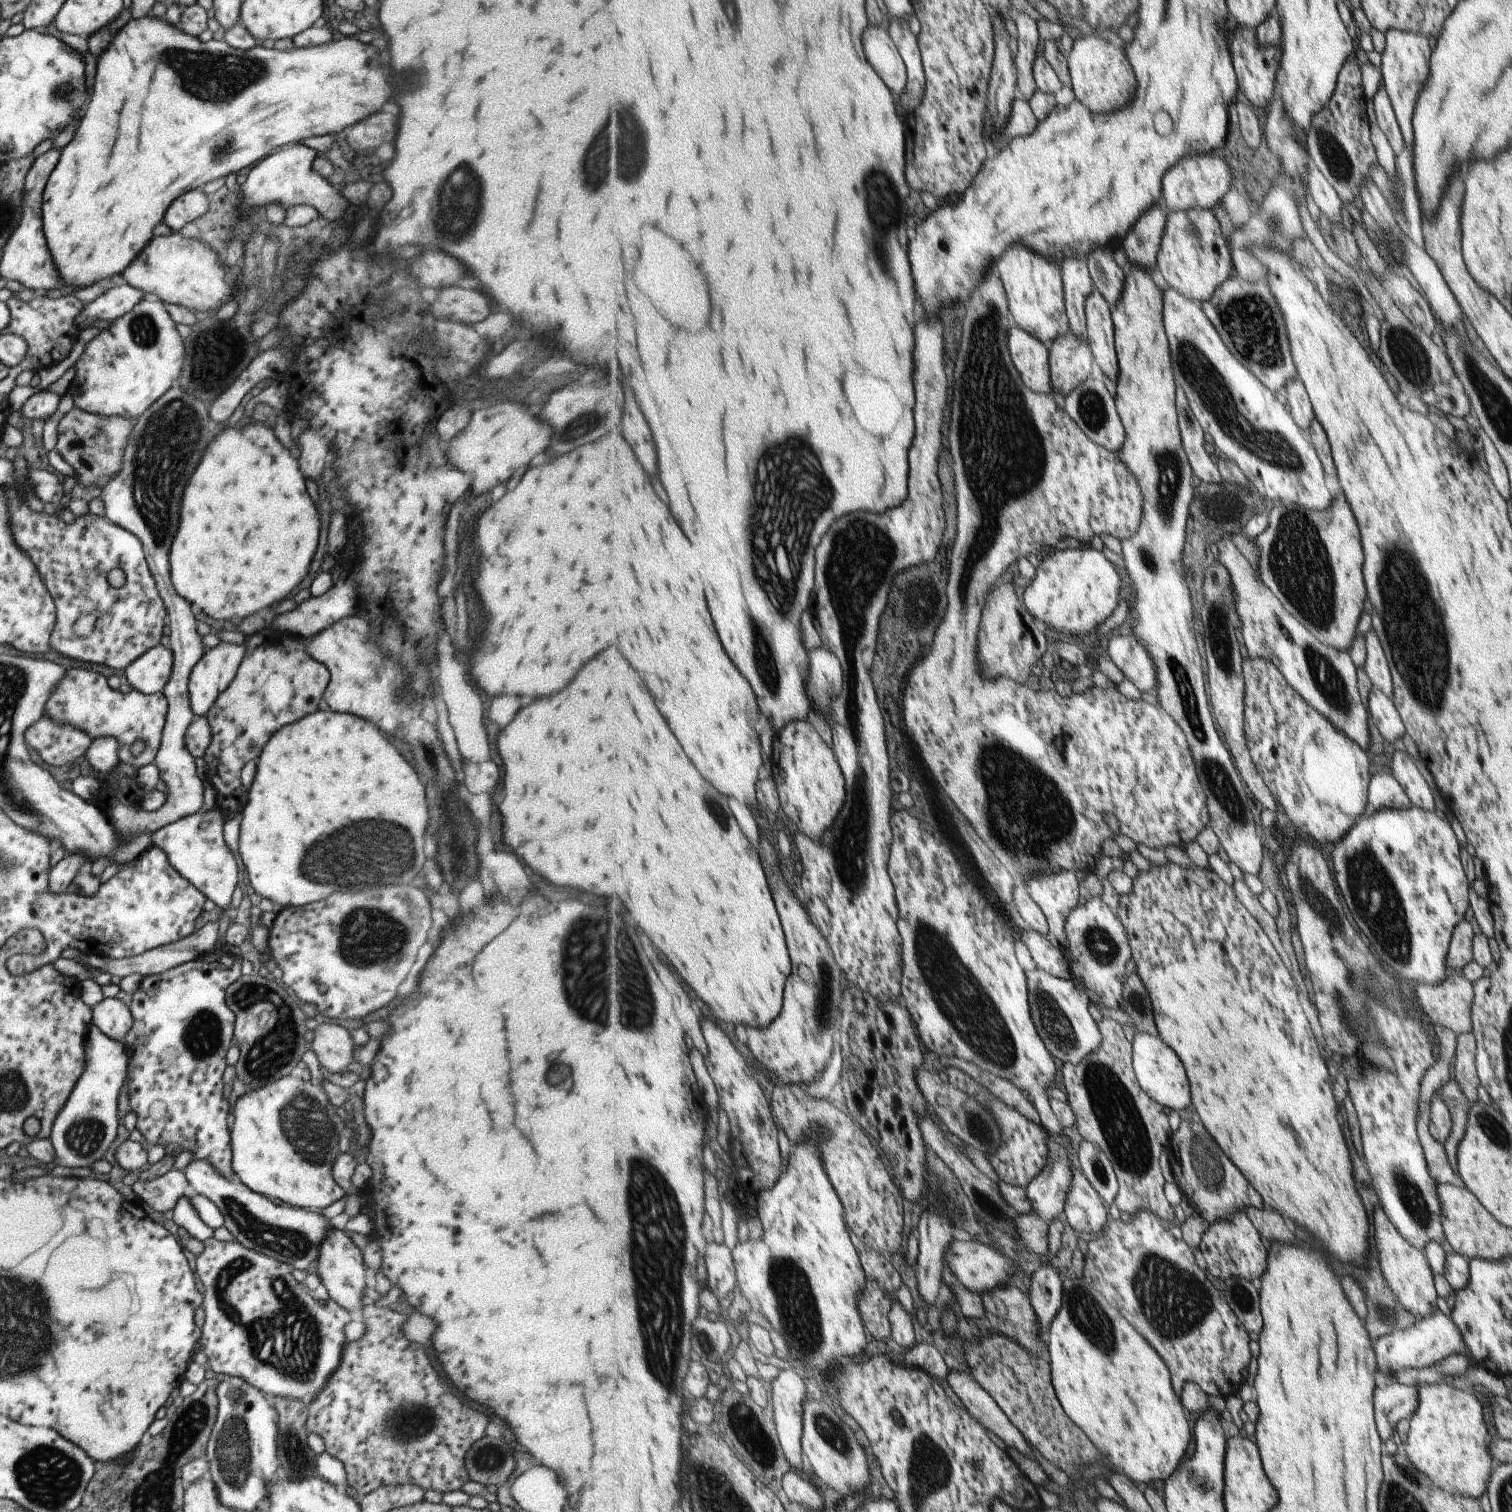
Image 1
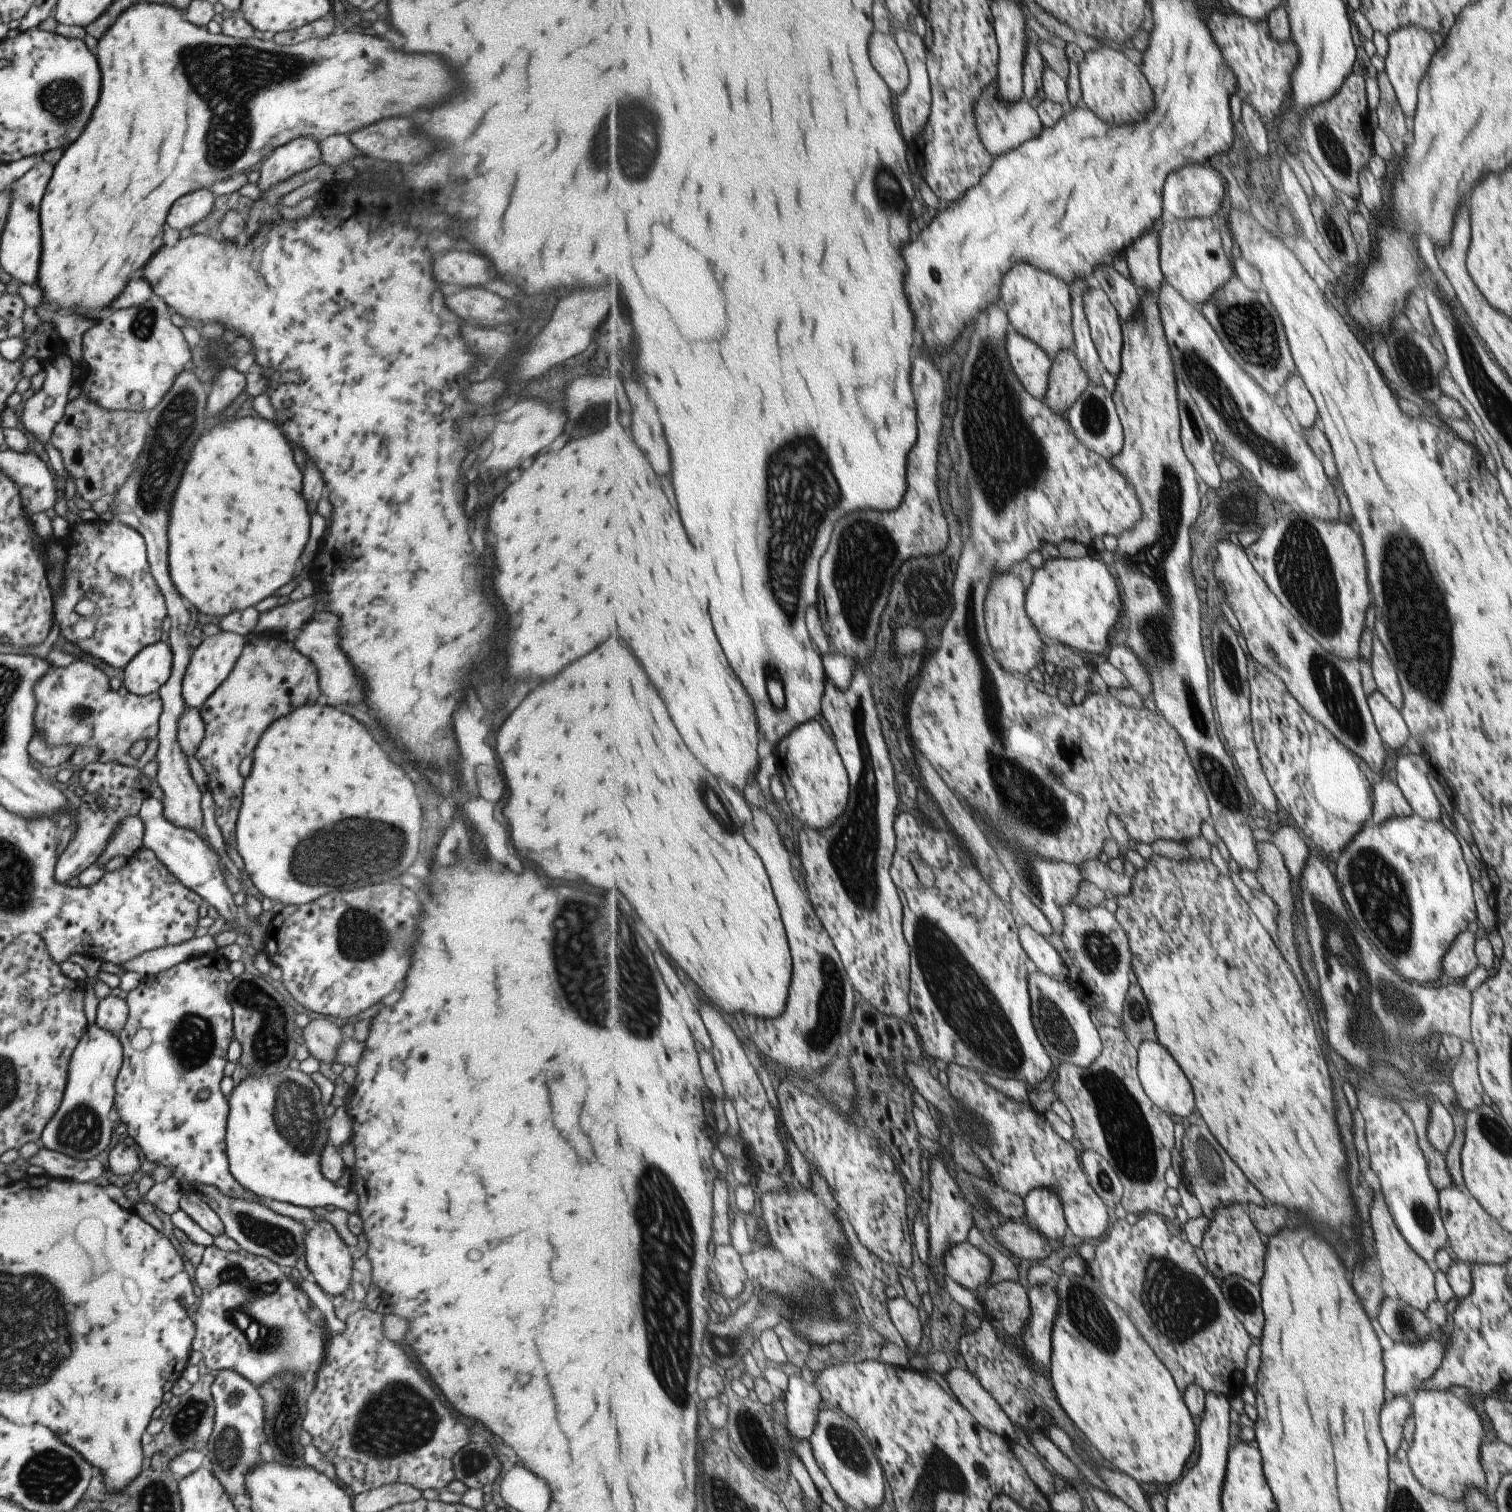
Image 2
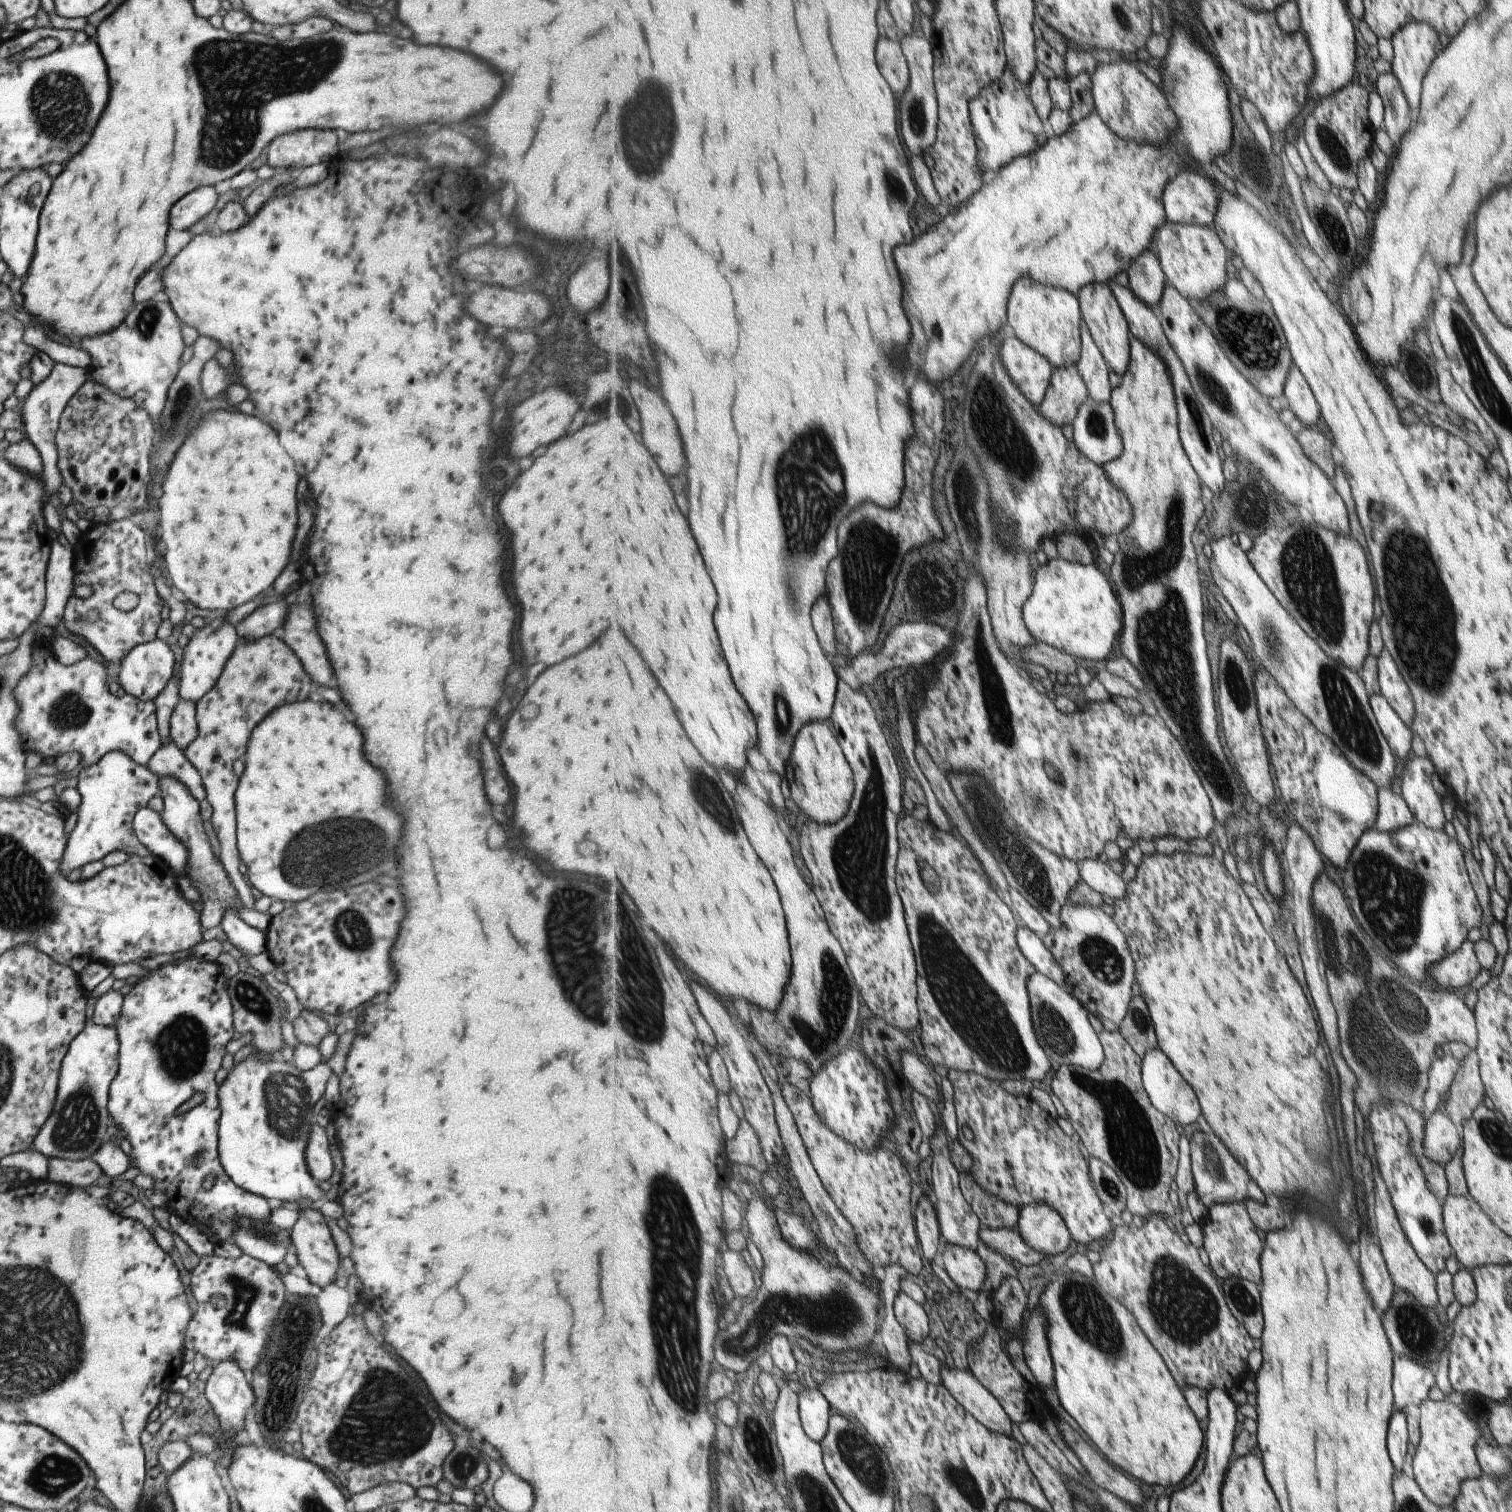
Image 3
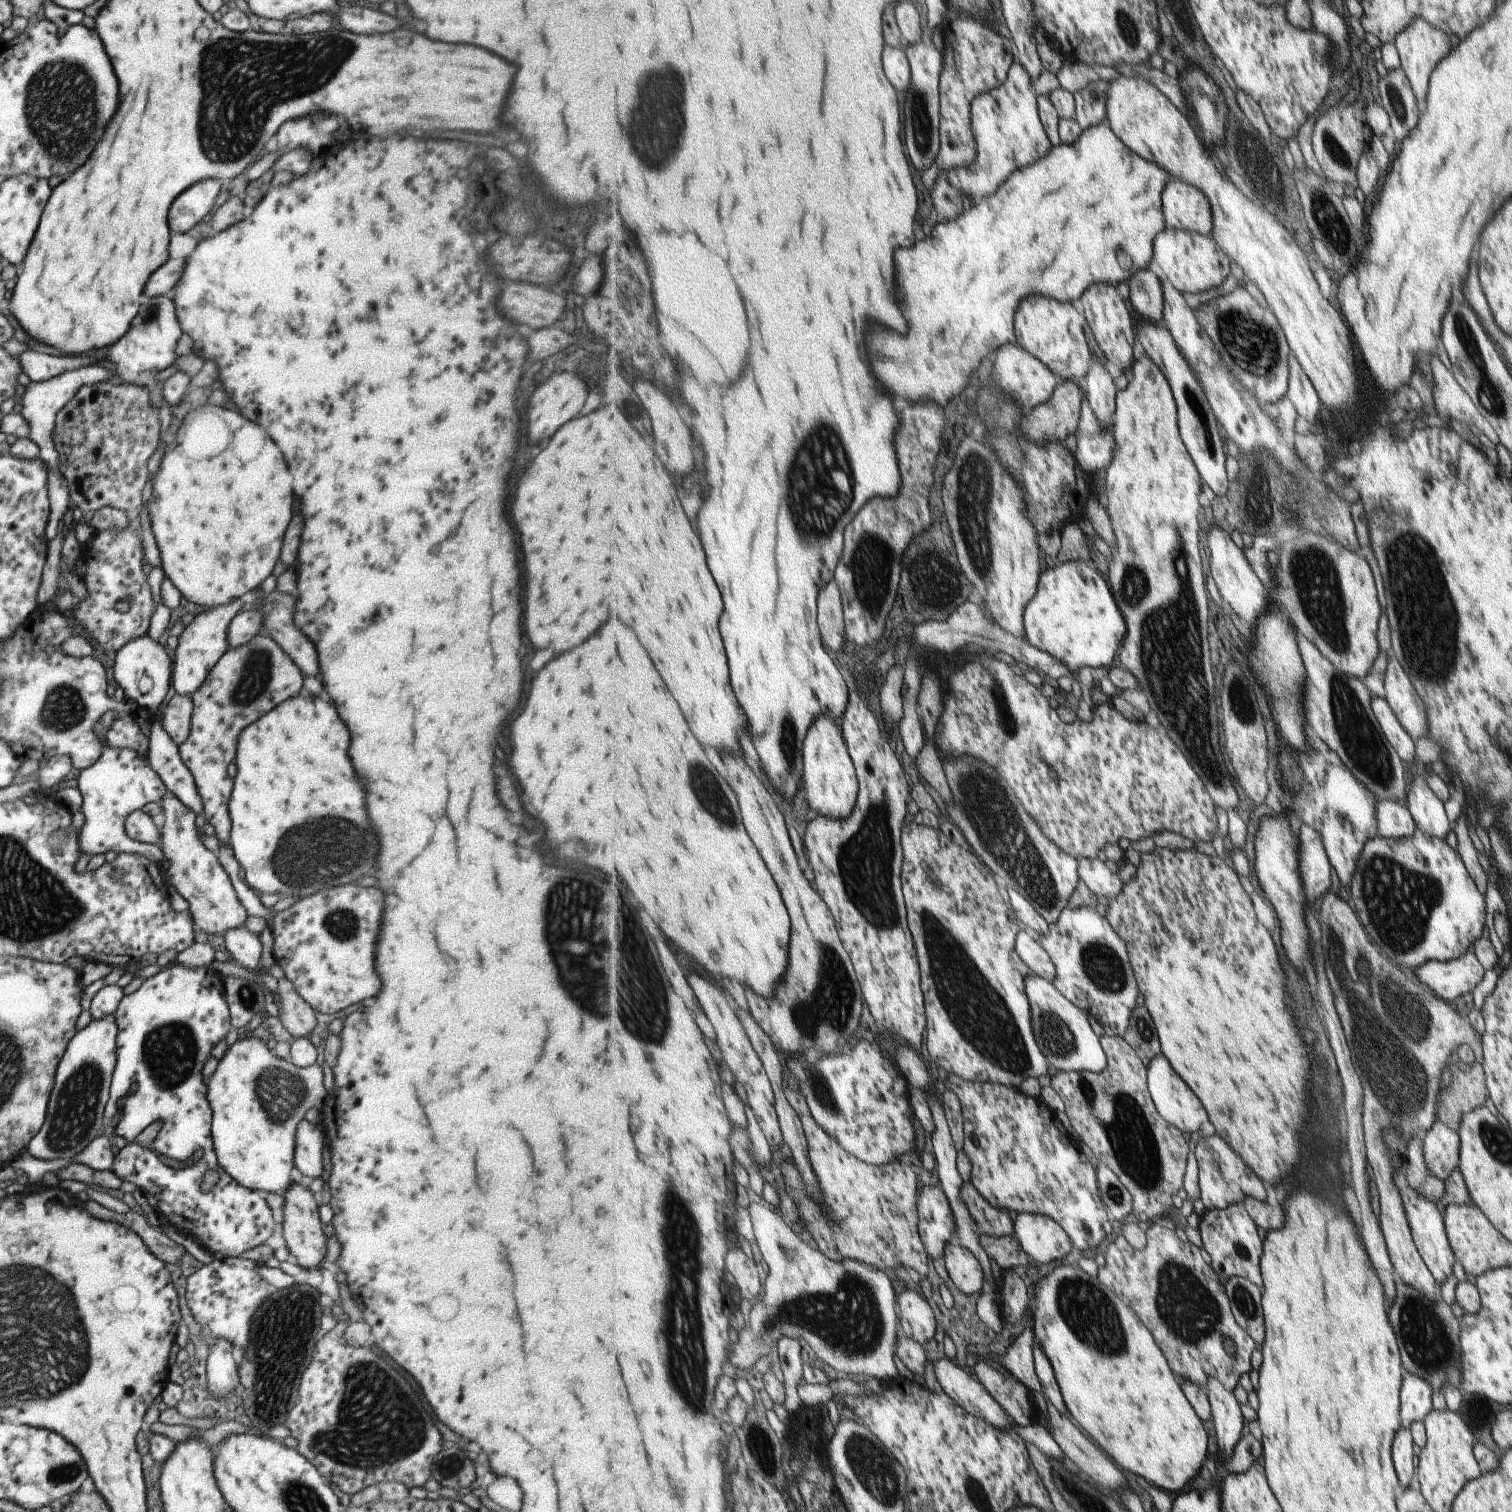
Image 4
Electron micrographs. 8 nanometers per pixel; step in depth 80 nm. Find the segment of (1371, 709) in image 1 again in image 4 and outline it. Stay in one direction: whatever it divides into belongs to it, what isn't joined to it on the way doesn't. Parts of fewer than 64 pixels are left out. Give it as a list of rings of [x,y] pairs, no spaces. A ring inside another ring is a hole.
[[[1371,697],[1371,707],[1378,725],[1381,726],[1382,732],[1393,750],[1396,750],[1396,753],[1400,754],[1405,762],[1415,760],[1414,742],[1391,712],[1387,701],[1381,697]]]

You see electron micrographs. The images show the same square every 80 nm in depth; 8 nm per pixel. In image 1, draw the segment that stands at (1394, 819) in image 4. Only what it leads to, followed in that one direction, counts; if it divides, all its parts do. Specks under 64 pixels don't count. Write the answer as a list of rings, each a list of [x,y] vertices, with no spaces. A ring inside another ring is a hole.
[[[1374,774],[1368,784],[1368,802],[1364,814],[1370,815],[1385,808],[1409,809],[1411,802],[1393,774]]]

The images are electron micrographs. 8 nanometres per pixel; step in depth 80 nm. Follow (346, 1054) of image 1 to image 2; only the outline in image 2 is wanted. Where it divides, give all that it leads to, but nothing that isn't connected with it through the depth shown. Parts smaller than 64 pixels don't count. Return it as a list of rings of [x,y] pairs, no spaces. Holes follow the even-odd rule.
[[[325,1018],[309,1019],[307,1024],[300,1029],[301,1043],[306,1046],[307,1052],[314,1056],[318,1062],[333,1063],[333,1052],[341,1034],[339,1027]]]

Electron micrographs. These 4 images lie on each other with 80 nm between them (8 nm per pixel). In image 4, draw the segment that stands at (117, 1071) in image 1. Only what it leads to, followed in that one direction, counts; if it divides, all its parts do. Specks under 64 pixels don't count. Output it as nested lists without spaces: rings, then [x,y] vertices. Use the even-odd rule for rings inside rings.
[[[114,1015],[91,1019],[90,1022],[73,1034],[66,1044],[63,1056],[57,1063],[52,1089],[50,1090],[48,1107],[41,1128],[27,1143],[25,1153],[40,1161],[63,1159],[69,1161],[84,1149],[97,1135],[101,1134],[102,1112],[108,1099],[110,1078],[116,1063],[116,1024]]]

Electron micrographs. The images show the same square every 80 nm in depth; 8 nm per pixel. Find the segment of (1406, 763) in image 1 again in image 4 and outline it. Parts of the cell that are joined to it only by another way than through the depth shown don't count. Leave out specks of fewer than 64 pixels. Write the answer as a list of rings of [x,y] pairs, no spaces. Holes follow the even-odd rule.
[[[1415,775],[1412,785],[1406,791],[1406,807],[1415,820],[1416,830],[1429,837],[1444,840],[1451,831],[1449,820],[1443,812],[1441,802],[1426,786],[1423,777]]]

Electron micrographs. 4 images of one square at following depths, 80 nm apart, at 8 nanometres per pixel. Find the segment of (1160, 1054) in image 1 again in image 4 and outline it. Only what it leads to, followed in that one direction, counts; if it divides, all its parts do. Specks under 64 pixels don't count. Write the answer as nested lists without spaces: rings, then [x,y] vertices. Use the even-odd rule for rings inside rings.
[[[1163,1054],[1155,1057],[1151,1064],[1148,1064],[1148,1085],[1152,1099],[1160,1110],[1161,1116],[1173,1126],[1181,1129],[1186,1135],[1199,1132],[1205,1122],[1209,1122],[1209,1114],[1203,1106],[1203,1102],[1197,1098],[1197,1093],[1187,1086],[1187,1082],[1177,1074],[1172,1063]]]

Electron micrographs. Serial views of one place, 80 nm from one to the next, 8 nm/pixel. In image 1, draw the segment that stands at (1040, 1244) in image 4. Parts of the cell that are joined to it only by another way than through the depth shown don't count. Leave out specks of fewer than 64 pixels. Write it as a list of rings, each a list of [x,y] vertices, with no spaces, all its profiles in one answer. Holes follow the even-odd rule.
[[[1050,1132],[1049,1164],[1026,1188],[1033,1212],[1045,1222],[1065,1217],[1065,1203],[1072,1183],[1068,1144]]]

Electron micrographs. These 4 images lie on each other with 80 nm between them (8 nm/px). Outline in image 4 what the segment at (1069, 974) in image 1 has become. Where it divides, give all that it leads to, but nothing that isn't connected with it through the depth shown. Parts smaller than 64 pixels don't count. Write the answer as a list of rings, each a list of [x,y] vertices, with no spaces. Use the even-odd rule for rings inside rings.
[[[1021,931],[1016,940],[1016,951],[1022,961],[1032,970],[1033,974],[1047,979],[1055,980],[1055,964],[1048,952],[1038,939],[1031,938],[1027,932]]]

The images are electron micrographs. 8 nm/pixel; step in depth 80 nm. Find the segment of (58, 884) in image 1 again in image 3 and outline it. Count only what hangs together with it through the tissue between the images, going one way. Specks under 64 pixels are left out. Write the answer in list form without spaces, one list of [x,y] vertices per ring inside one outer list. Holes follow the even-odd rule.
[[[110,750],[101,755],[95,764],[80,767],[74,775],[77,777],[76,789],[80,803],[75,811],[76,824],[68,836],[60,862],[62,874],[99,860],[114,850],[140,857],[151,855],[151,851],[133,834],[131,821],[137,809],[158,794],[159,776],[151,773],[145,765],[133,762],[120,750]]]

